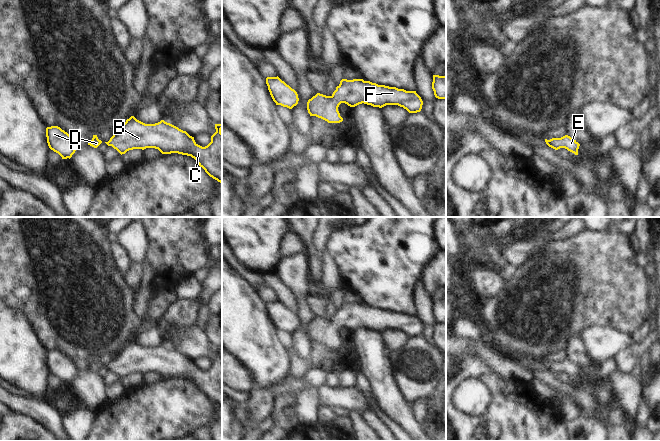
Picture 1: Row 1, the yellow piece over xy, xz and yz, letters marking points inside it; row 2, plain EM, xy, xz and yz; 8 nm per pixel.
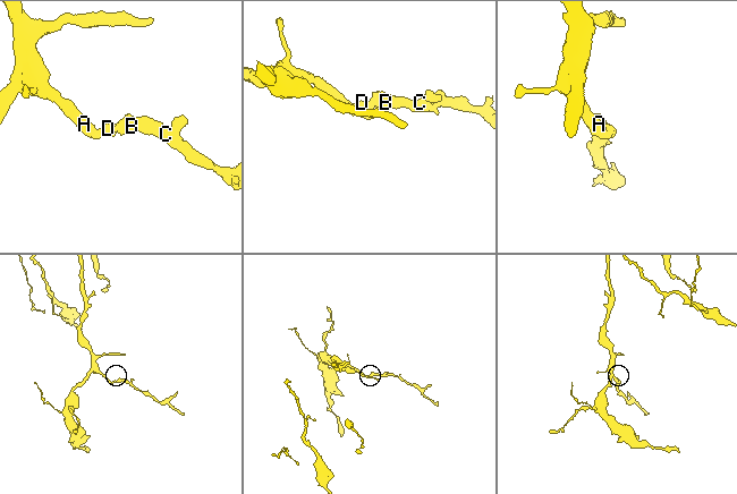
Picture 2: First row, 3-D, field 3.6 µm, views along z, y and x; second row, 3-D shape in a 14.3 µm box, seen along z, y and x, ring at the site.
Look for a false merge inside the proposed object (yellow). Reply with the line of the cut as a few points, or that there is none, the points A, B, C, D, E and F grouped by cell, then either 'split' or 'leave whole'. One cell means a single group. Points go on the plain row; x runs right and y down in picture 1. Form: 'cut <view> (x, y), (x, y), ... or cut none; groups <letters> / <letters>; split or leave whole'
cut none; groups A B C D E F; leave whole

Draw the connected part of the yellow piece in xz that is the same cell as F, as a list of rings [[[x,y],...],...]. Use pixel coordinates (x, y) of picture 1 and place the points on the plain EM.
[[[342,303],[331,320],[317,317],[307,326],[310,340],[316,340],[328,347],[340,347],[338,331],[345,327],[350,331],[367,328],[382,332],[386,329],[398,329],[409,337],[422,333],[423,325],[416,315],[406,315],[396,311],[378,309],[363,303]]]

